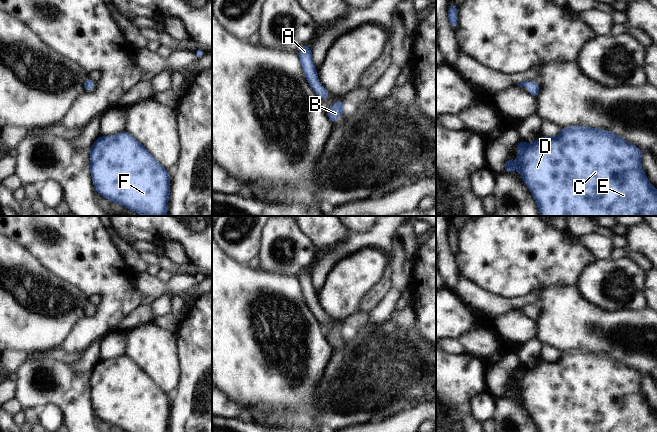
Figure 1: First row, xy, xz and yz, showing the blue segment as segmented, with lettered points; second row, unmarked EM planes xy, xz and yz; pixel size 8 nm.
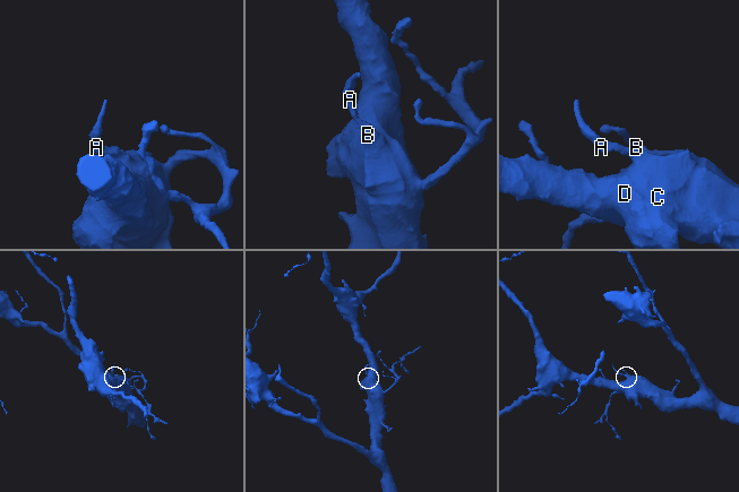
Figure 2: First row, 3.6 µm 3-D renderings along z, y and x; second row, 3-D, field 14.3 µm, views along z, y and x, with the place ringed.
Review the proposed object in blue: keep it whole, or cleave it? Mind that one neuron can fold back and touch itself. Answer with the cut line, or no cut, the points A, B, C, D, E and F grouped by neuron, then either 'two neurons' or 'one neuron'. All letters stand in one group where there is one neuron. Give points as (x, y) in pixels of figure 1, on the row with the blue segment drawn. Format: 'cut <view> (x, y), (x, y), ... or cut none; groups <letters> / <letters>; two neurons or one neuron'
cut none; groups A B C D E F; one neuron

